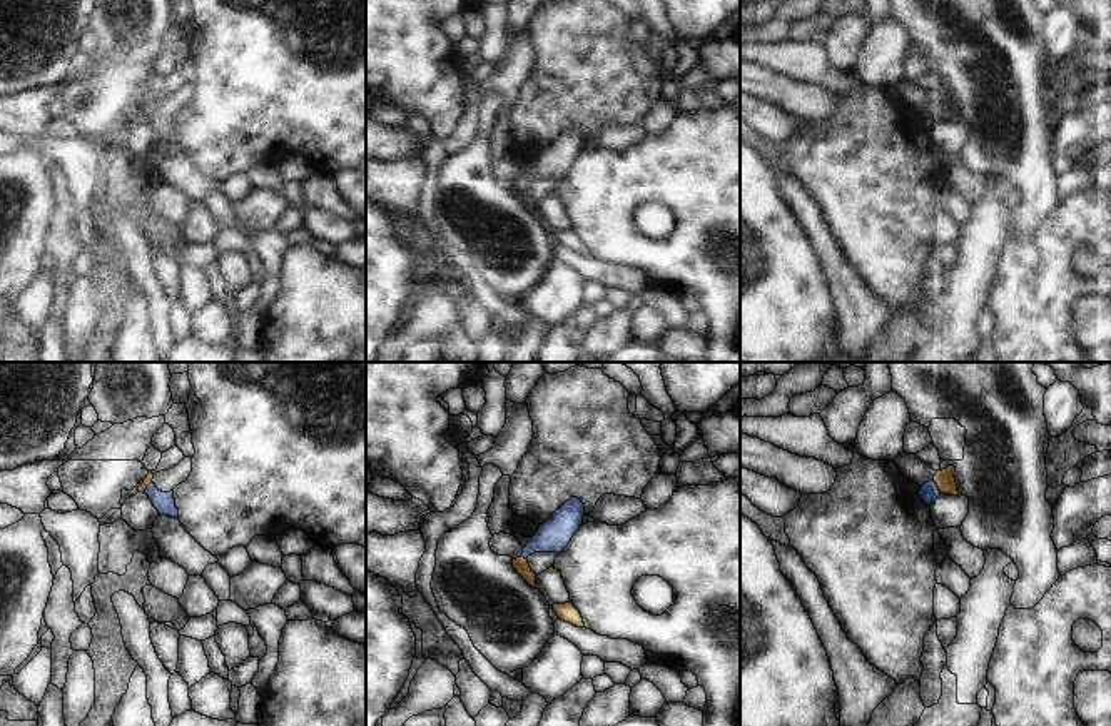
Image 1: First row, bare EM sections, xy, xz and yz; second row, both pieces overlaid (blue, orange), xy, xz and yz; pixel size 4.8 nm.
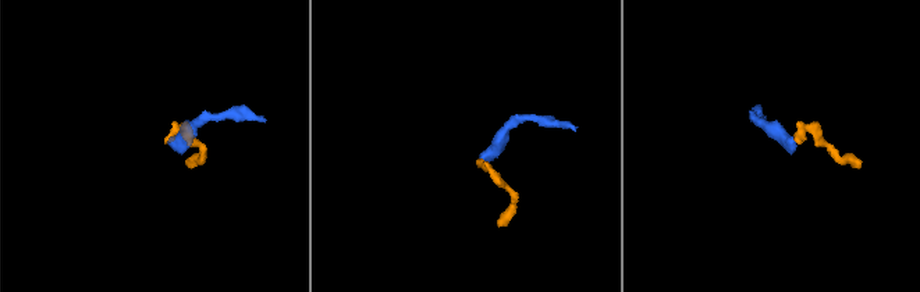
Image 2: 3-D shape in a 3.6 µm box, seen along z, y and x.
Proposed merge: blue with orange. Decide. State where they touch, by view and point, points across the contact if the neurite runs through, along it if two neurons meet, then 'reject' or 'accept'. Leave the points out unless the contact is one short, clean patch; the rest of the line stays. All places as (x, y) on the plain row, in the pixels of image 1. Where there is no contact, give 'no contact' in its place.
yz (938, 114) | along yz (933, 107), (941, 119) | reject

